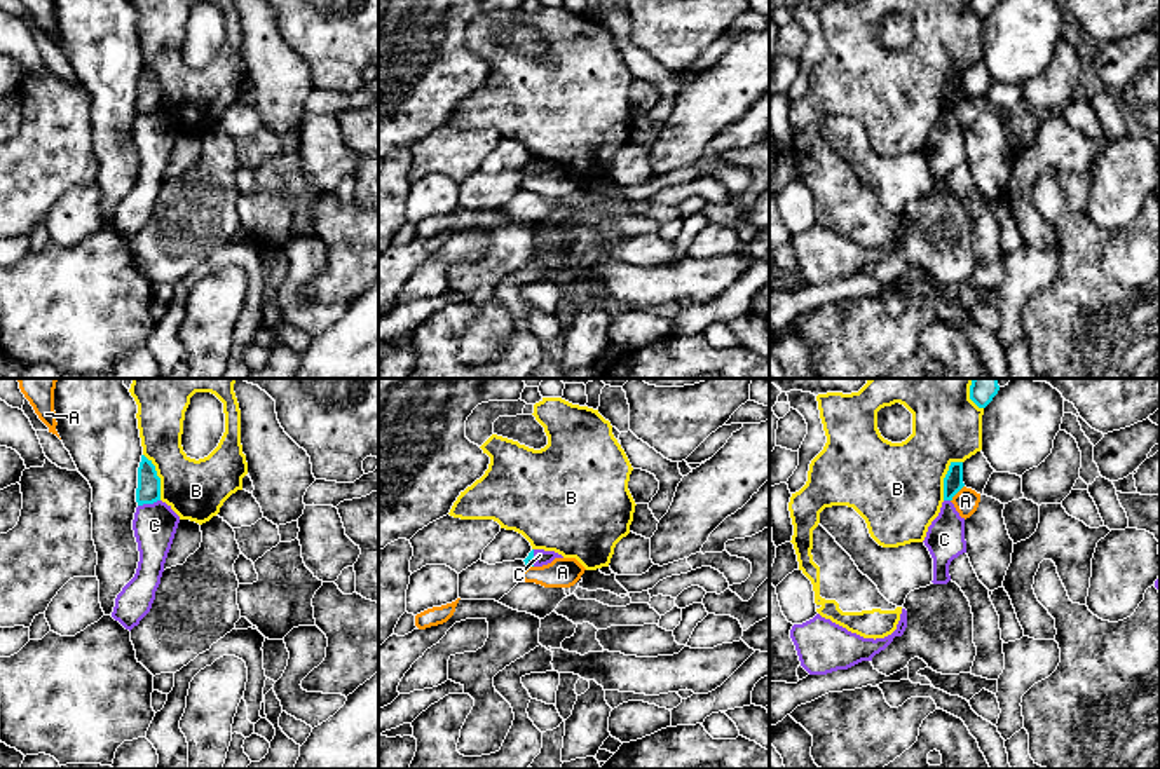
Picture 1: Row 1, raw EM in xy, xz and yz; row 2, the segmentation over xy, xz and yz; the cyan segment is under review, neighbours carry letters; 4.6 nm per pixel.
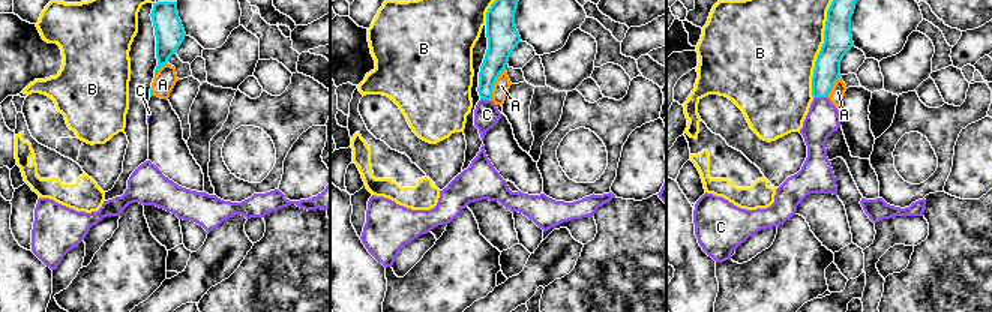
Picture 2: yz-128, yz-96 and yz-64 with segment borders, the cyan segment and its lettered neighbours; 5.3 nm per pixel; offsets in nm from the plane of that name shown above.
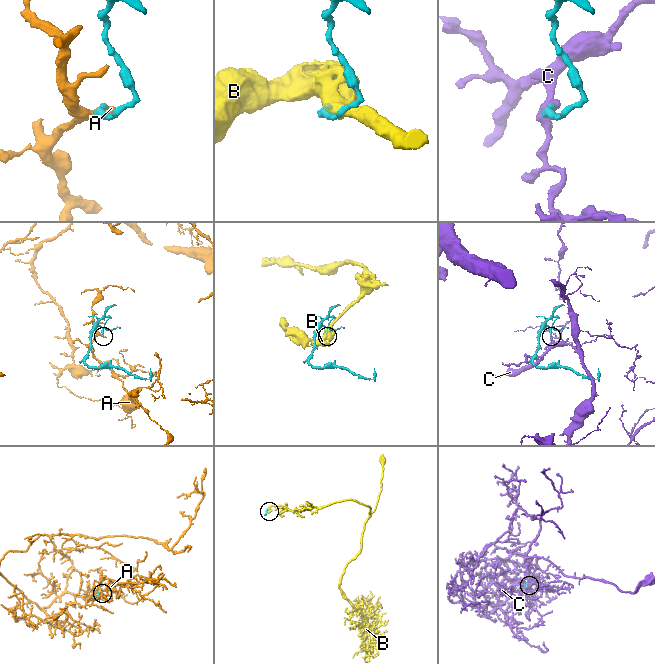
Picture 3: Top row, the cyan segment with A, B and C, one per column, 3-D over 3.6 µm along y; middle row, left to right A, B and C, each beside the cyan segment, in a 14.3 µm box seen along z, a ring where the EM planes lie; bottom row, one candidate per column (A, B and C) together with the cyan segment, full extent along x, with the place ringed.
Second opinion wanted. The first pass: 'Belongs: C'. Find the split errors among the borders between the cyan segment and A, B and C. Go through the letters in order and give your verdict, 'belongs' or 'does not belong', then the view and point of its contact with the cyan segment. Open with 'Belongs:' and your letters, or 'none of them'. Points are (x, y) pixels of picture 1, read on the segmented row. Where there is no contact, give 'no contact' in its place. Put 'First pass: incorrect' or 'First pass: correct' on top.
First pass: incorrect
Belongs: none of them
A: does not belong | yz (956, 492)
B: does not belong | yz (946, 476)
C: does not belong | xy (149, 503)

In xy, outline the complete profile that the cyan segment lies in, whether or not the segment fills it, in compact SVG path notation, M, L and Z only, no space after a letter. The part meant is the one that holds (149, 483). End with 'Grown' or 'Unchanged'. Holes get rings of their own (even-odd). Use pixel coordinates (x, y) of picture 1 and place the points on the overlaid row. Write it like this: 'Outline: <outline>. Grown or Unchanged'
Outline: M145 455L138 467L138 488L136 502L138 506L154 504L160 500L160 478L157 476L155 466Z. Unchanged

